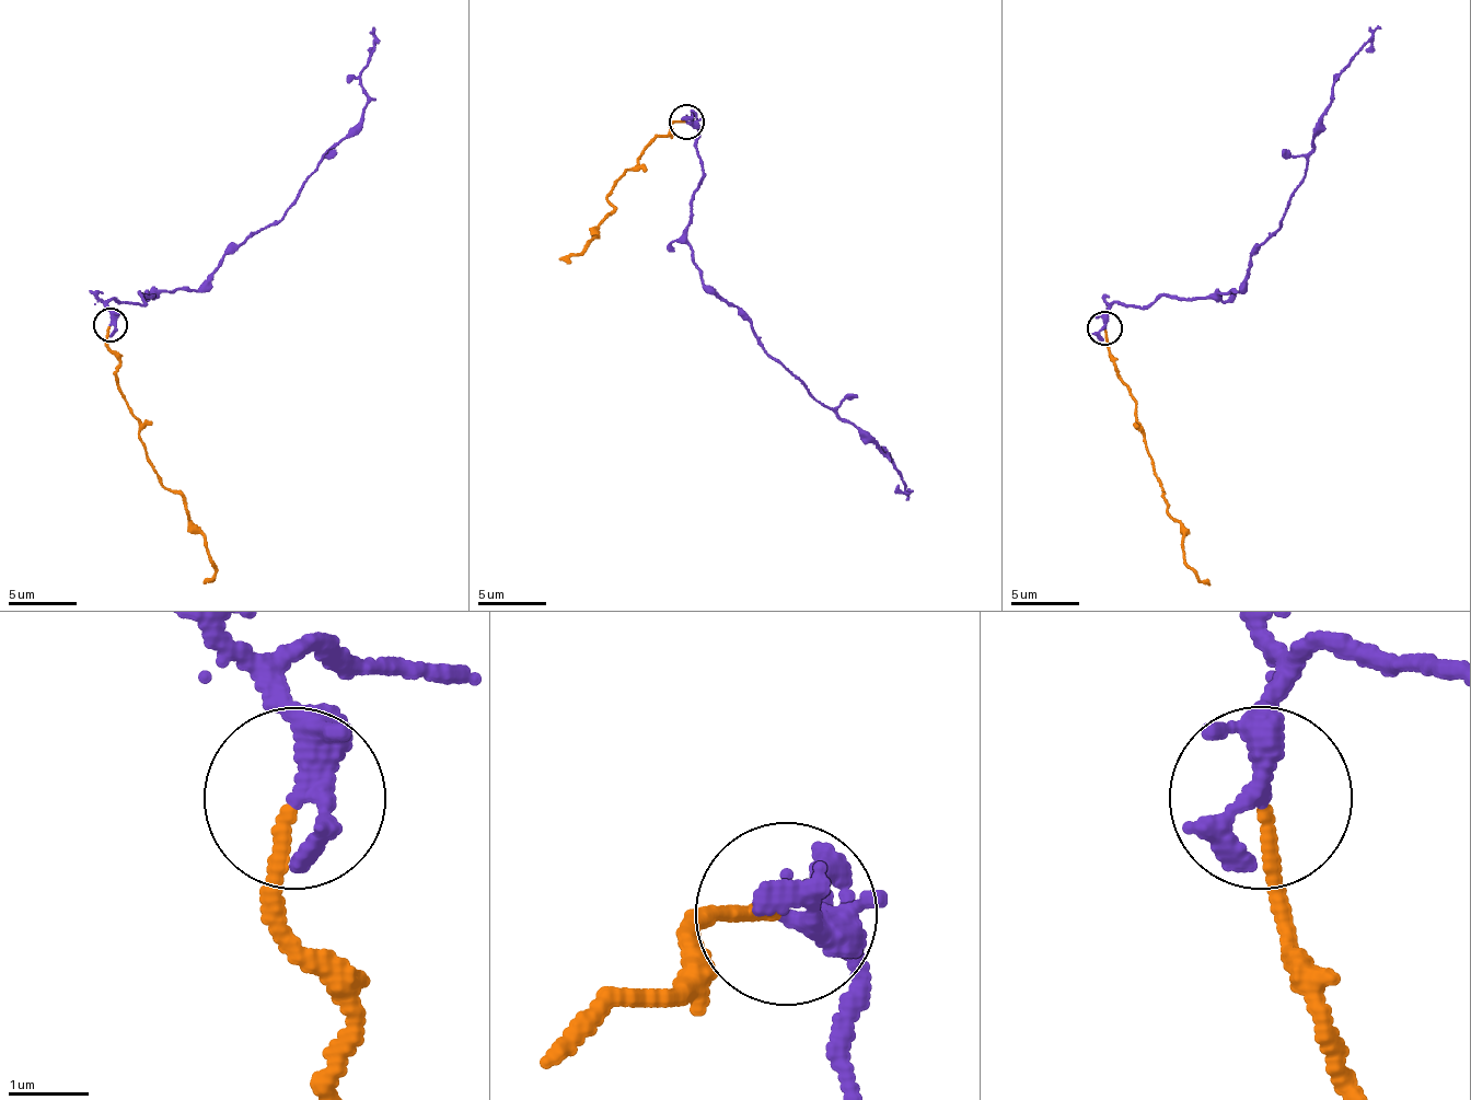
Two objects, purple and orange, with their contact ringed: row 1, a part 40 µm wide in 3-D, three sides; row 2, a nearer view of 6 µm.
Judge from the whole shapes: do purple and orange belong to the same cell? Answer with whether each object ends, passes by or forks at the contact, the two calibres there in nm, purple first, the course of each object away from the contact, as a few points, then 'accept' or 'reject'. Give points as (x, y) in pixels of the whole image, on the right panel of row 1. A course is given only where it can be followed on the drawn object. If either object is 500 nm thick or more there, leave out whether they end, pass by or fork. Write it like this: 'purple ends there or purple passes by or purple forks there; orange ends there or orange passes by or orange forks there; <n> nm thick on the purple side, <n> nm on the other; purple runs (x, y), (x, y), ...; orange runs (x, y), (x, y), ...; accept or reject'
purple forks there; orange ends there; 240 nm thick on the purple side, 160 nm on the other; purple runs (1103, 327), (1111, 303), (1241, 292), (1253, 254), (1275, 236), (1304, 177), (1332, 84), (1381, 25); orange runs (1103, 331), (1105, 348), (1124, 385), (1159, 482), (1165, 512), (1179, 525), (1182, 560), (1211, 585); reject

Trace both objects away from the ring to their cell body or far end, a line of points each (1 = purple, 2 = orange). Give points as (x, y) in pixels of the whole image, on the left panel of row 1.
1: (109, 324), (111, 300), (194, 290), (284, 216), (358, 123), (374, 27)
2: (109, 327), (116, 382), (155, 478), (185, 499), (189, 523), (204, 534), (215, 568), (203, 582)

